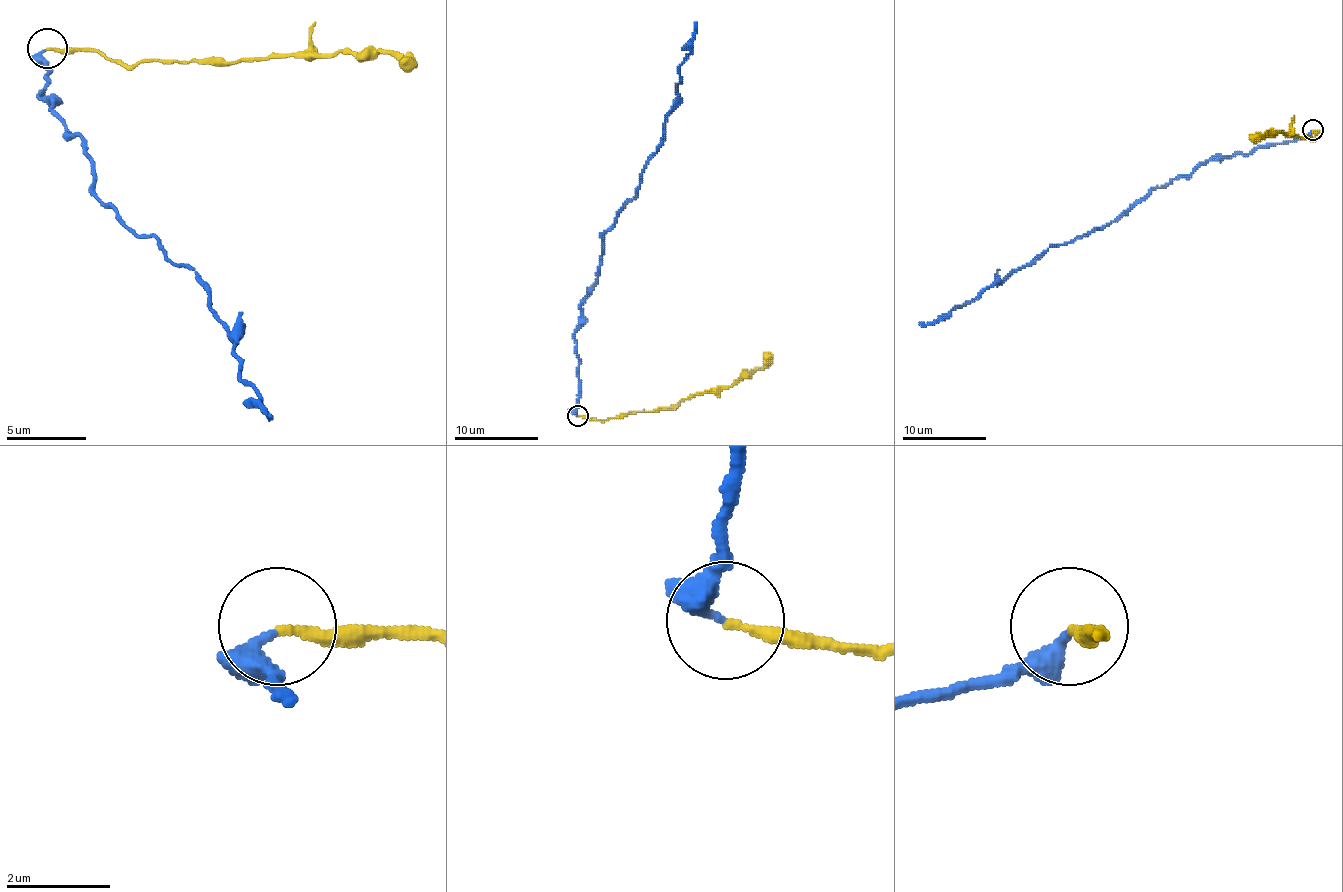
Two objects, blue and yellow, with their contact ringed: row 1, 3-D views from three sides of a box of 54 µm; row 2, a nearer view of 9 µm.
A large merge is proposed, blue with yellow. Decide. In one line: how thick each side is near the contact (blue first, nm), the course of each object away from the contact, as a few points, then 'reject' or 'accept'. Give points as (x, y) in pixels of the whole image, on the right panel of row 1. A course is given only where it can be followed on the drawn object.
280/170 nm | blue via (1313, 130), (1247, 154), (1214, 156), (1153, 187), (1100, 229), (1052, 244), (946, 316), (919, 322) | yellow via (1313, 130), (1317, 133), (1313, 139), (1275, 133), (1250, 139) | reject

